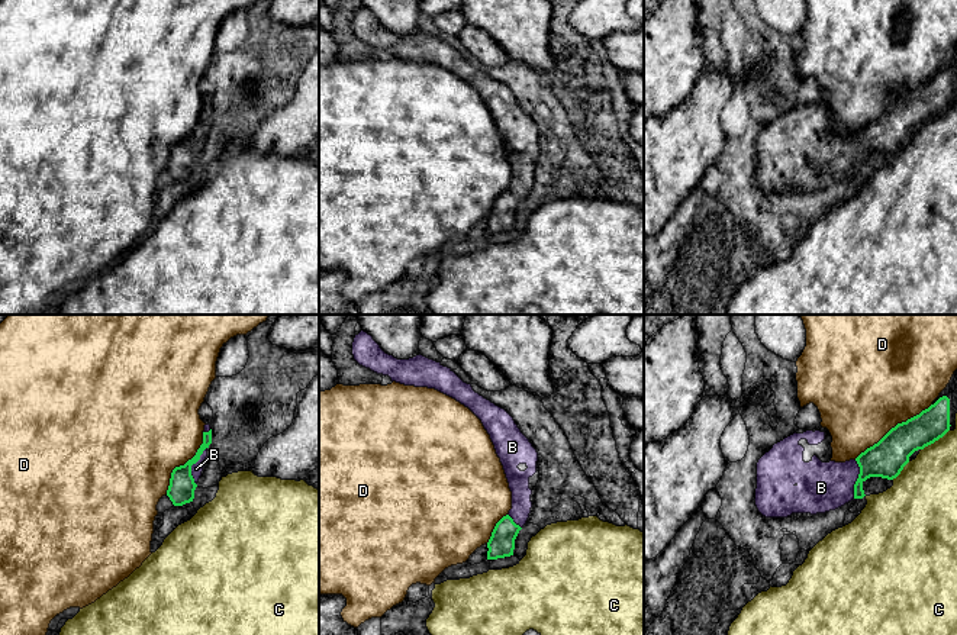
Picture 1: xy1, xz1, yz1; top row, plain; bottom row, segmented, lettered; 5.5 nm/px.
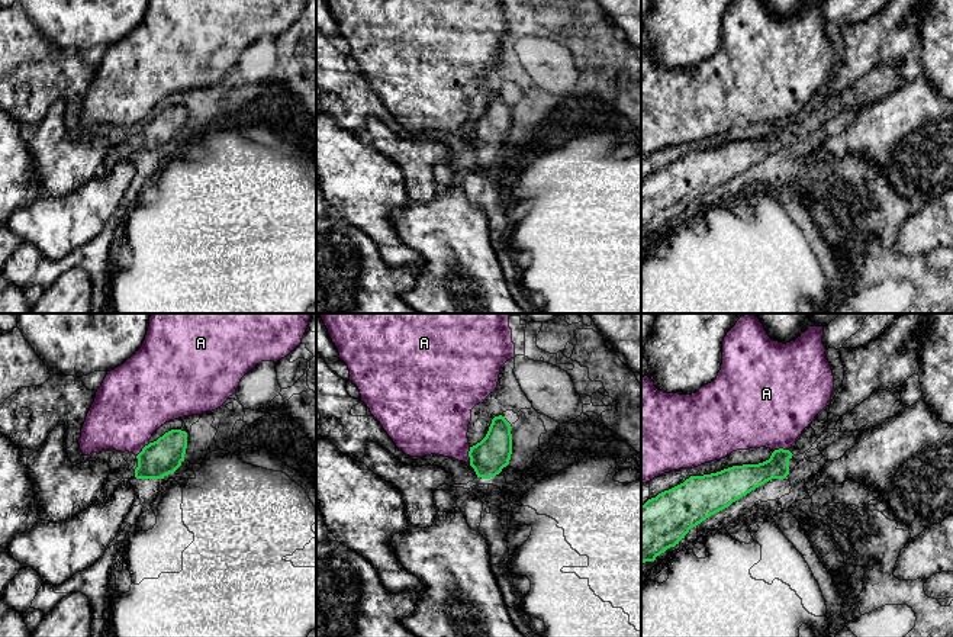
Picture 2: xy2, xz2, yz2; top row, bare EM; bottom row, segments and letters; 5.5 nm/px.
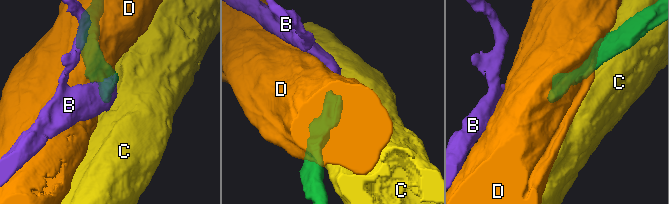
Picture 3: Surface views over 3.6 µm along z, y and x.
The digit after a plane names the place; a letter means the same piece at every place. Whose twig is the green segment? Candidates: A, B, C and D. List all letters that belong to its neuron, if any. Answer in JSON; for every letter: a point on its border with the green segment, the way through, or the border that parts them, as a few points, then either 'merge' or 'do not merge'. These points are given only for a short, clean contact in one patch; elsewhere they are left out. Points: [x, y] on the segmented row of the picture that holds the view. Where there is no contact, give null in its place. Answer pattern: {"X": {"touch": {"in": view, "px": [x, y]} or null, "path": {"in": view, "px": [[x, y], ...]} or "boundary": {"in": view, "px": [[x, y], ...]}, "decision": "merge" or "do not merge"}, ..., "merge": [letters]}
{"A": {"touch": {"in": "xz2", "px": [469, 454]}, "boundary": {"in": "xz2", "px": [[470, 447], [469, 462]]}, "decision": "do not merge"}, "B": {"touch": {"in": "xy1", "px": [192, 464]}, "path": {"in": "xy1", "px": [[181, 487], [192, 464], [196, 469]]}, "decision": "merge"}, "C": {"touch": {"in": "yz1", "px": [934, 441]}, "decision": "do not merge"}, "D": {"touch": {"in": "yz1", "px": [892, 428]}, "decision": "do not merge"}, "merge": ["B"]}

